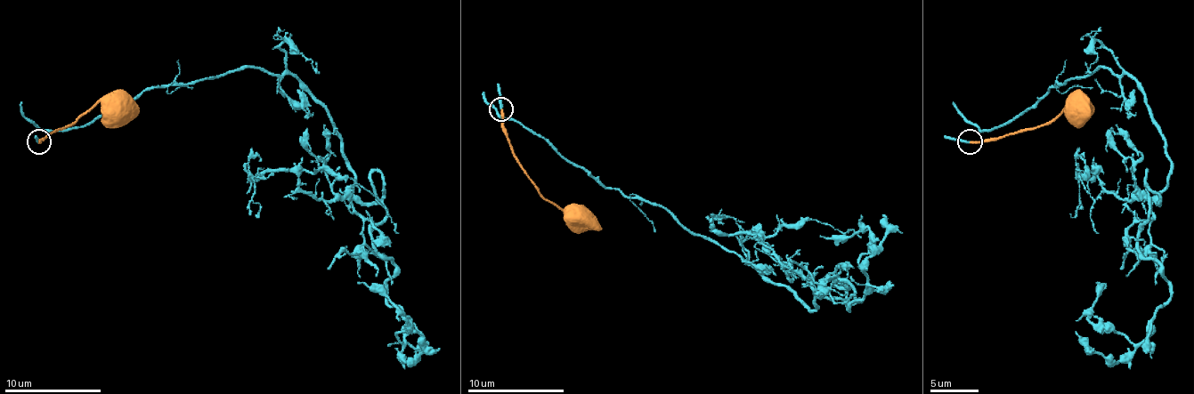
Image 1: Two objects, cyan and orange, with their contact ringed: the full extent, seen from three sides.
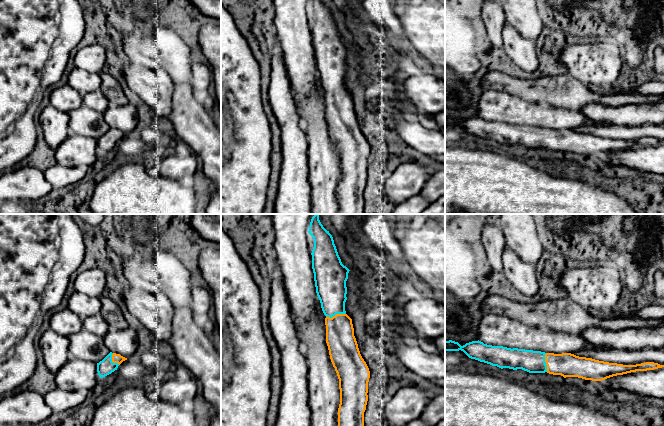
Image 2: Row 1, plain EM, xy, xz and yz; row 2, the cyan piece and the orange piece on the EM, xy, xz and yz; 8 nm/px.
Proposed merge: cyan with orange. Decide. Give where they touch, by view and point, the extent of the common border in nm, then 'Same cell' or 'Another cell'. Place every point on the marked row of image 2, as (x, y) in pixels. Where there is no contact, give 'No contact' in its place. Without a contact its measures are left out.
Touches cyan at xz (335, 314). Shared border 160 nm. Same cell

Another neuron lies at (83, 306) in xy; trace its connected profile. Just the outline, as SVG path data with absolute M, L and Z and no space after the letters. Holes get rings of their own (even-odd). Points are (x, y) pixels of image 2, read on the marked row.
M75 291L68 301L68 309L75 313L81 320L100 313L100 298L87 296Z

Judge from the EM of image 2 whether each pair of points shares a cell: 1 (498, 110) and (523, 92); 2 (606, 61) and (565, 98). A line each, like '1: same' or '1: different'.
1: different
2: different

